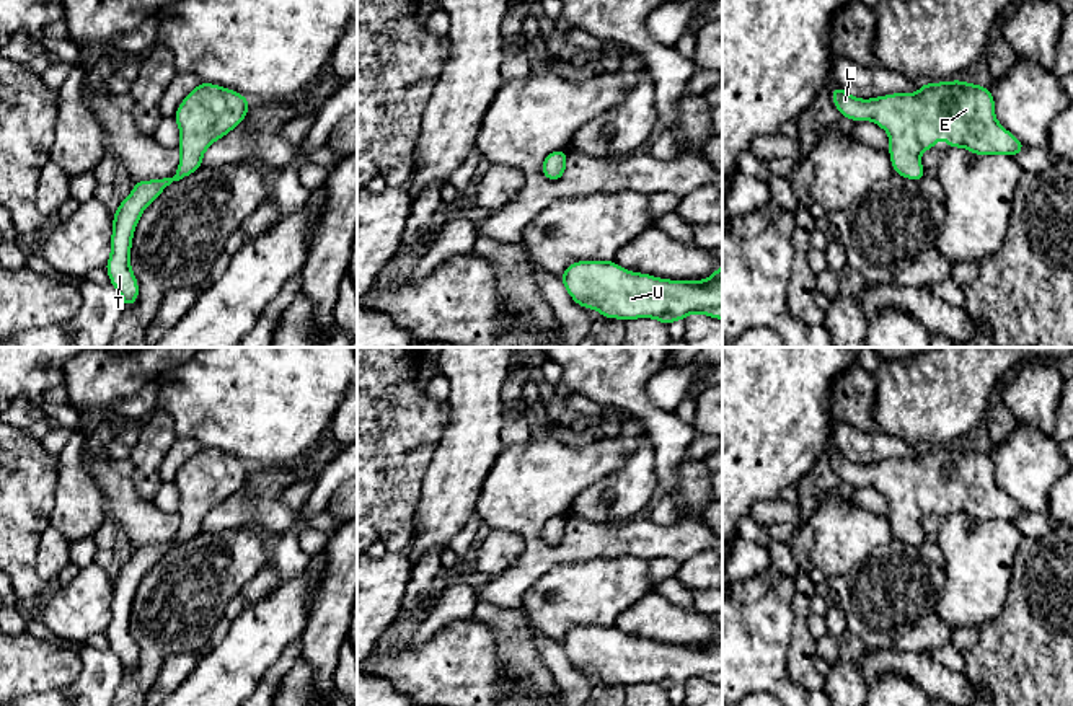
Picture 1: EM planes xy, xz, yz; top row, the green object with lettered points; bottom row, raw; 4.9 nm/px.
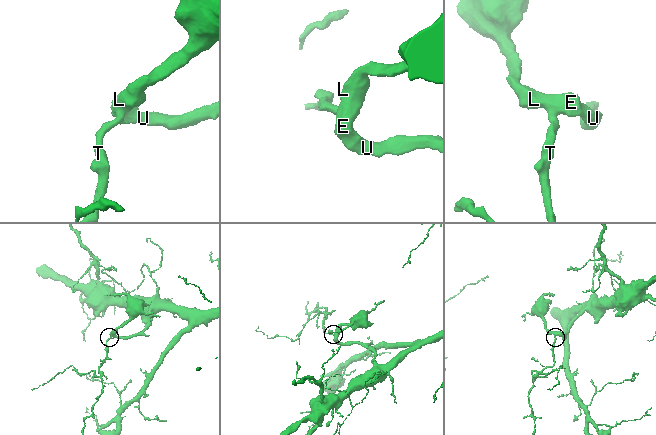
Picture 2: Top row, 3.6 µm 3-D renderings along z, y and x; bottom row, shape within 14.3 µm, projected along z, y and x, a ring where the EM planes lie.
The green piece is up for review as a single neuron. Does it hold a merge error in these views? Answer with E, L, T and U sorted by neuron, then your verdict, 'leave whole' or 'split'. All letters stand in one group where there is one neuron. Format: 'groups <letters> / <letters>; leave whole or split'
groups E L T U; leave whole

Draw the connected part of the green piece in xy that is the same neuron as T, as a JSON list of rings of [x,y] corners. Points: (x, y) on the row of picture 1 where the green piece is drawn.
[[[201,82],[178,106],[173,119],[181,134],[178,143],[181,160],[174,176],[135,181],[132,192],[113,214],[111,256],[104,269],[124,307],[134,305],[139,298],[139,282],[130,269],[130,248],[142,212],[173,181],[199,170],[204,152],[243,122],[249,104],[249,99],[233,90]]]

